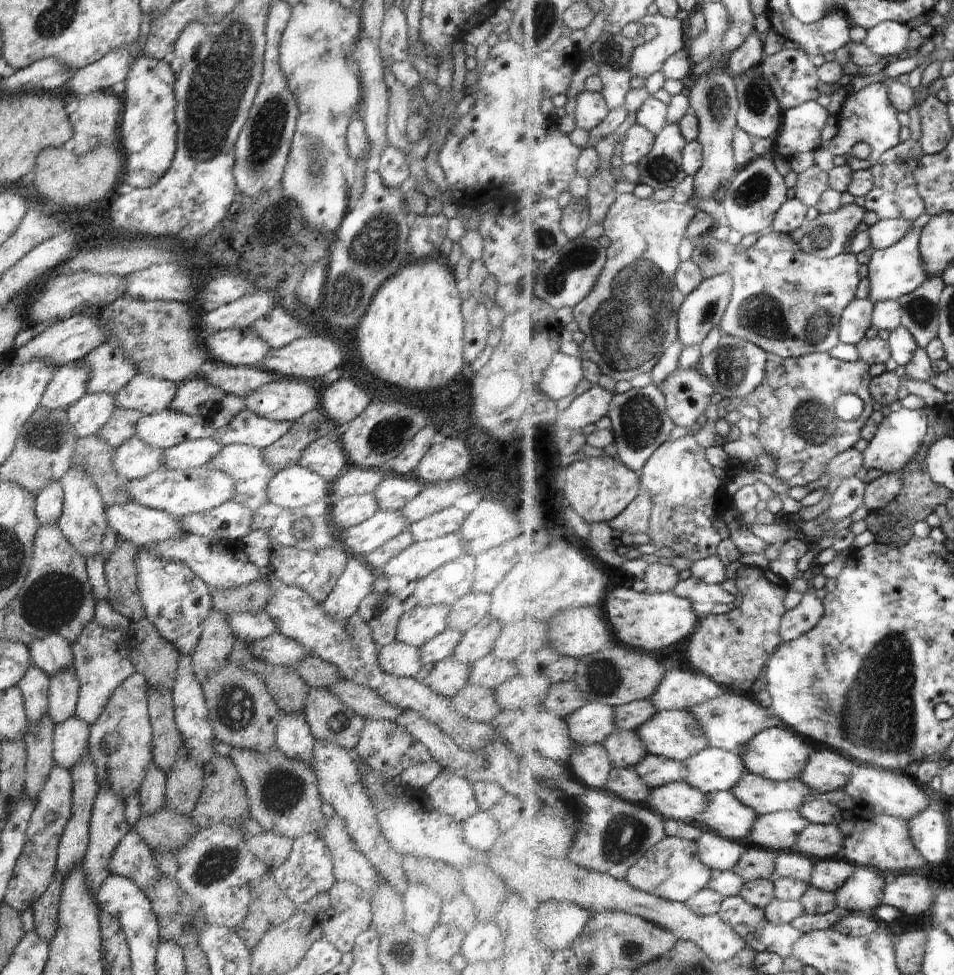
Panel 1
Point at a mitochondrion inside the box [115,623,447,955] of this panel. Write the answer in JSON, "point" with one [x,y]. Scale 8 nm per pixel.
{"point":[281,791]}

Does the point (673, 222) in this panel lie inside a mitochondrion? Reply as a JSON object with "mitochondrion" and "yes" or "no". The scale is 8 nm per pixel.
{"mitochondrion":"no"}

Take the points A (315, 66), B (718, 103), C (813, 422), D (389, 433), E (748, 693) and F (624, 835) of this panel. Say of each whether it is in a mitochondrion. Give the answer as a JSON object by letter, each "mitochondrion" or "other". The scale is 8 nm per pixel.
{"A":"other","B":"mitochondrion","C":"mitochondrion","D":"mitochondrion","E":"other","F":"mitochondrion"}

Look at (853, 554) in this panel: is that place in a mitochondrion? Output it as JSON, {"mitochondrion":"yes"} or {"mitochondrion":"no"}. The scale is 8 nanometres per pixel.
{"mitochondrion":"no"}

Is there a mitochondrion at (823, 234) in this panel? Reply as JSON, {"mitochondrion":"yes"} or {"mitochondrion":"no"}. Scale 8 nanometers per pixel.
{"mitochondrion":"yes"}

